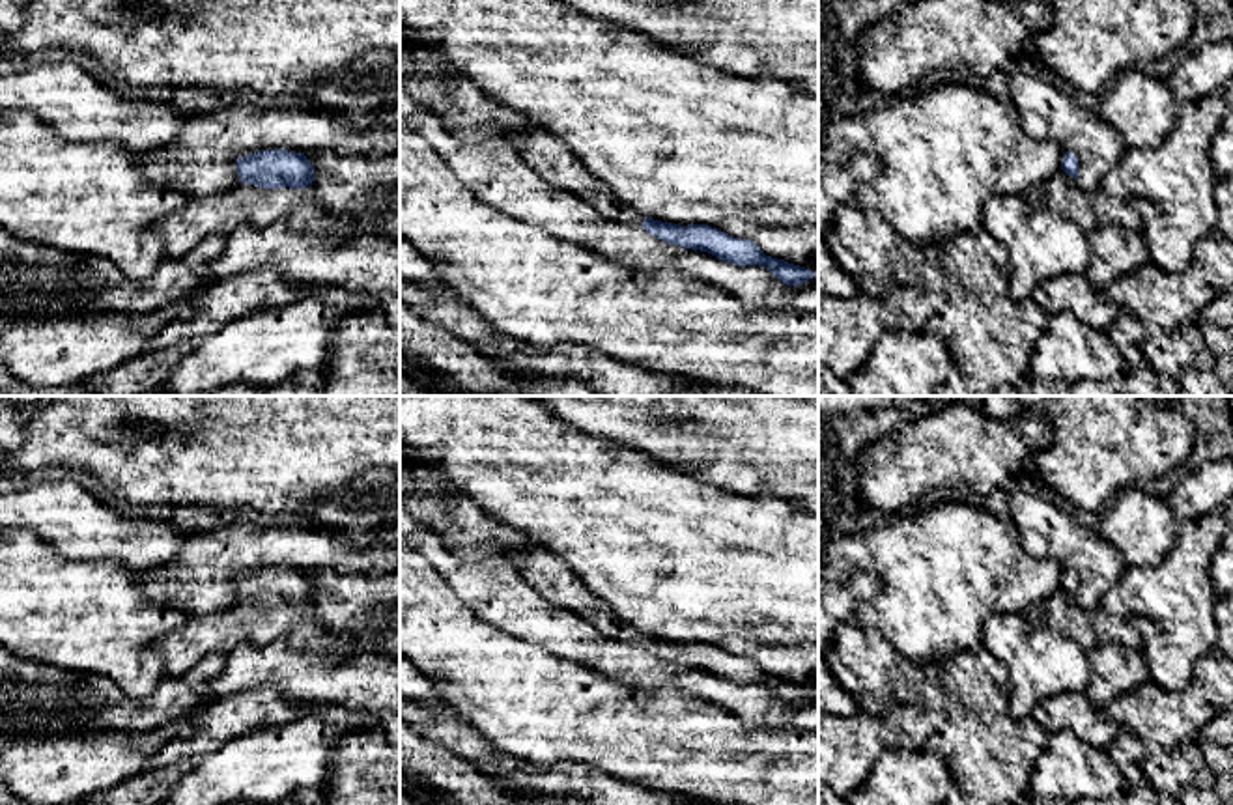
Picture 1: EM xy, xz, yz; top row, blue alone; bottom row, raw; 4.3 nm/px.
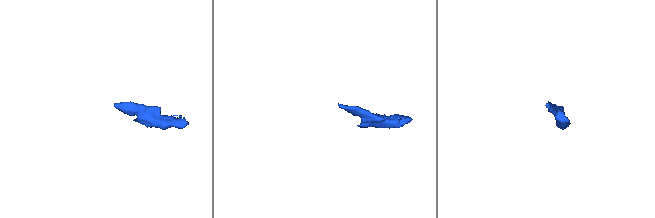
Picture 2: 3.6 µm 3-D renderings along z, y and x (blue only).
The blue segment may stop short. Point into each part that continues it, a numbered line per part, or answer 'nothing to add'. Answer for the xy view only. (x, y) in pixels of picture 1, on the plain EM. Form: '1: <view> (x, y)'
1: xy (245, 622)

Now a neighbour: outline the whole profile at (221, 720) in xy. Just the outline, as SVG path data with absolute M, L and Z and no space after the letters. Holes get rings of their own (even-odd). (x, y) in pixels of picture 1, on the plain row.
M271 684L215 697L187 715L179 732L153 755L149 764L164 766L185 758L202 758L237 736L284 727L319 708L325 706L297 704Z

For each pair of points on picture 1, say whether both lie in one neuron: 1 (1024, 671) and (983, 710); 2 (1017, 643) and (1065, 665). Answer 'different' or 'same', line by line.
1: different
2: same

